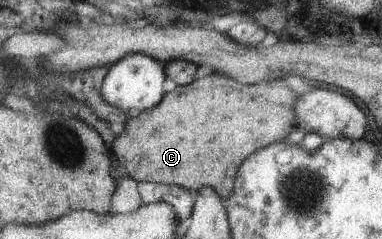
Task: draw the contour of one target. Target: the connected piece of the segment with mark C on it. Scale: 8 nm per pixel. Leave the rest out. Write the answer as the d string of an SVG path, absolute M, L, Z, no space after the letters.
M219 72L193 80L191 85L176 86L153 108L131 113L126 119L127 131L113 142L116 179L122 182L125 176L129 176L136 183L173 183L192 193L209 186L224 200L234 188L234 177L243 159L273 141L279 142L279 139L283 139L295 127L294 103L297 97L282 80L247 85L235 83Z

